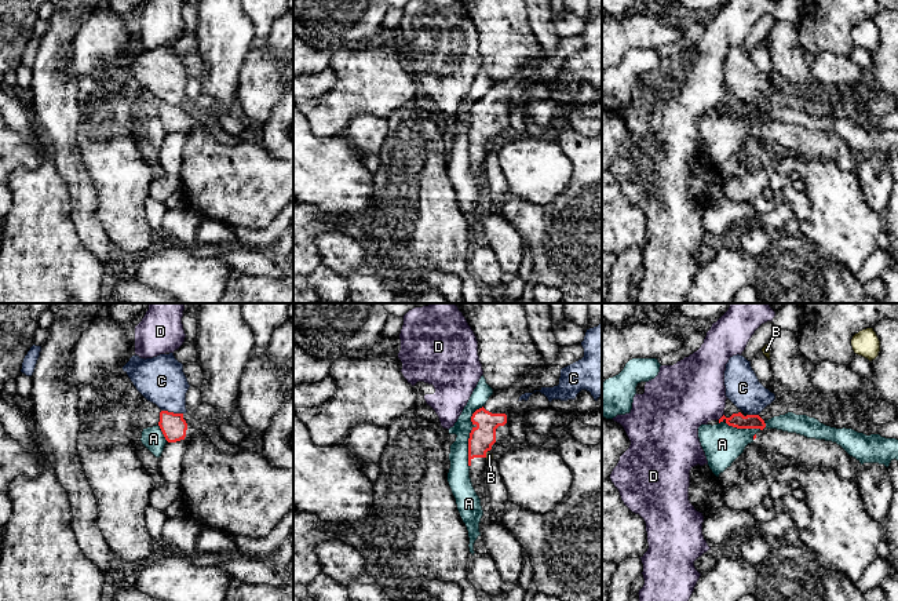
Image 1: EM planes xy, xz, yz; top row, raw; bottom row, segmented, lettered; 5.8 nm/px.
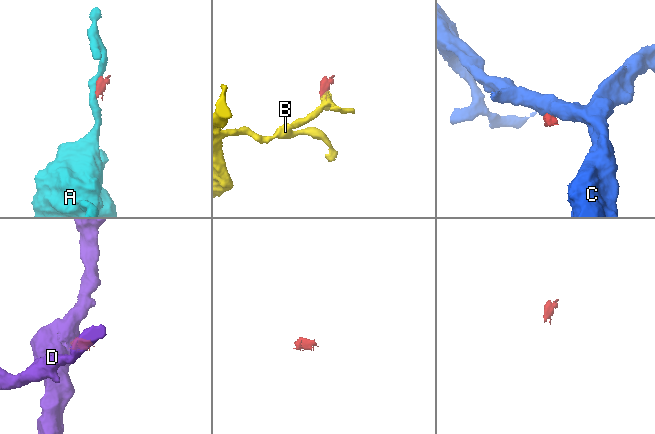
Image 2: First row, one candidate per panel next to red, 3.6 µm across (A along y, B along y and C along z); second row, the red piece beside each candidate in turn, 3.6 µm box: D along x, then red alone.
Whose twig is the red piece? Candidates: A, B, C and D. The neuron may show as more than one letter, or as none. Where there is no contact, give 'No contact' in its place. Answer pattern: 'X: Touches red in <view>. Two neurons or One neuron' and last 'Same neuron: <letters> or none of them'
A: Touches red in yz. Two neurons
B: Touches red in xz. Two neurons
C: Touches red in xy. Two neurons
D: Touches red in yz. Two neurons
Same neuron: none of them

